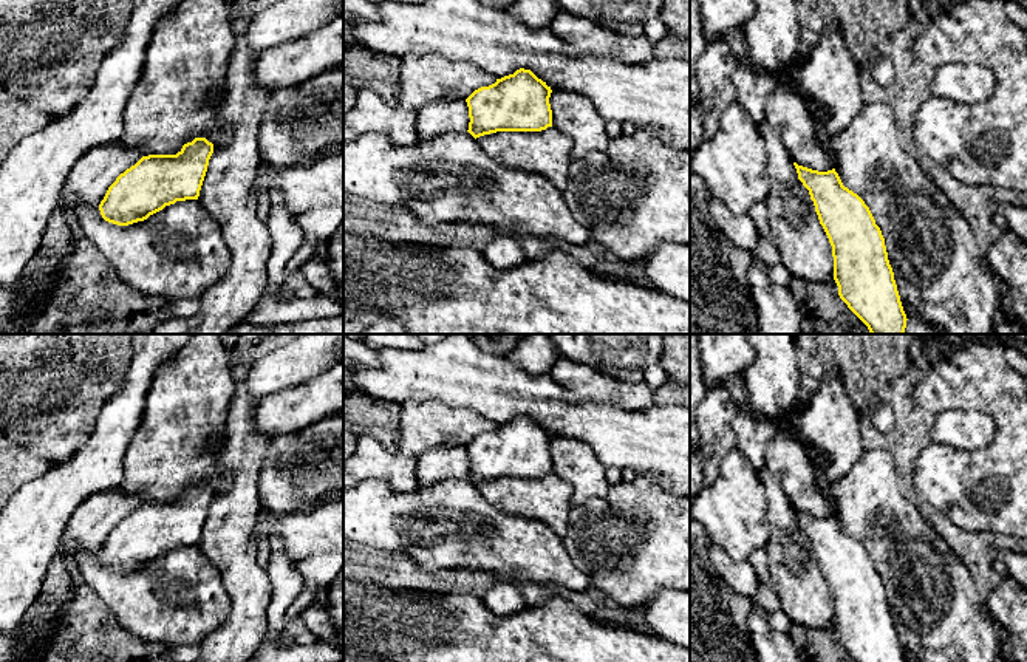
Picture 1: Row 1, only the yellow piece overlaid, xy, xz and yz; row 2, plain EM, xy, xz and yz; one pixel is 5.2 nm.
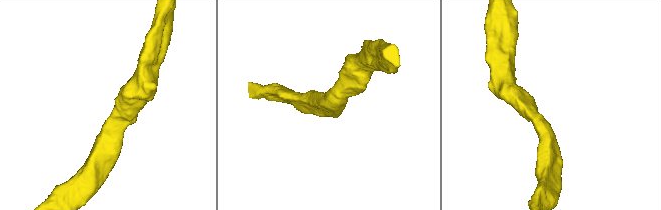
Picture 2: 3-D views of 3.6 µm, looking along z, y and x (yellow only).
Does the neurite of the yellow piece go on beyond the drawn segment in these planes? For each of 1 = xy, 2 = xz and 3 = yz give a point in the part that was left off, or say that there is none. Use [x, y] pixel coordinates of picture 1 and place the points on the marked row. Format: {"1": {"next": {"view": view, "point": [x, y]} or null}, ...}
{"1": {"next": null}, "2": {"next": null}, "3": {"next": null}}

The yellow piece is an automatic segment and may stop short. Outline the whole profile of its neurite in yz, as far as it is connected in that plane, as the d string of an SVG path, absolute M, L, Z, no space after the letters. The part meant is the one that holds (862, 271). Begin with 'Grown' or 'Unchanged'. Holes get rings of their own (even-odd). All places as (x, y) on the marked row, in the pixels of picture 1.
Unchanged. M793 162L809 190L834 257L840 299L871 334L903 334L903 311L885 238L865 201L843 186L835 169L812 170Z

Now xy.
Unchanged. M195 138L176 155L142 156L121 173L99 204L105 221L128 226L176 201L198 200L213 144Z

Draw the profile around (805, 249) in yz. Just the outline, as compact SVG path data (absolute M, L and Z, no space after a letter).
M763 121L758 133L767 152L770 184L764 203L781 263L793 277L824 283L834 278L832 246L809 190L798 179L793 161L776 131Z

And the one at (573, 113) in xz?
M565 88L552 90L549 104L552 127L561 130L574 141L572 159L589 153L602 153L608 147L606 122L586 96Z

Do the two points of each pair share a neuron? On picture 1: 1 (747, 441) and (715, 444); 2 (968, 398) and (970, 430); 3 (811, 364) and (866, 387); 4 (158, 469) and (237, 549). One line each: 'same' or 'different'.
1: different
2: different
3: same
4: different

